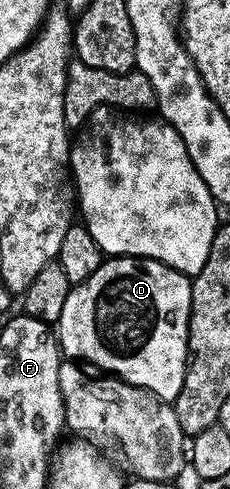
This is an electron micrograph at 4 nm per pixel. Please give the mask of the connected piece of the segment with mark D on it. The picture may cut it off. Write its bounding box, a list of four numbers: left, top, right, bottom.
[55,257,192,401]

